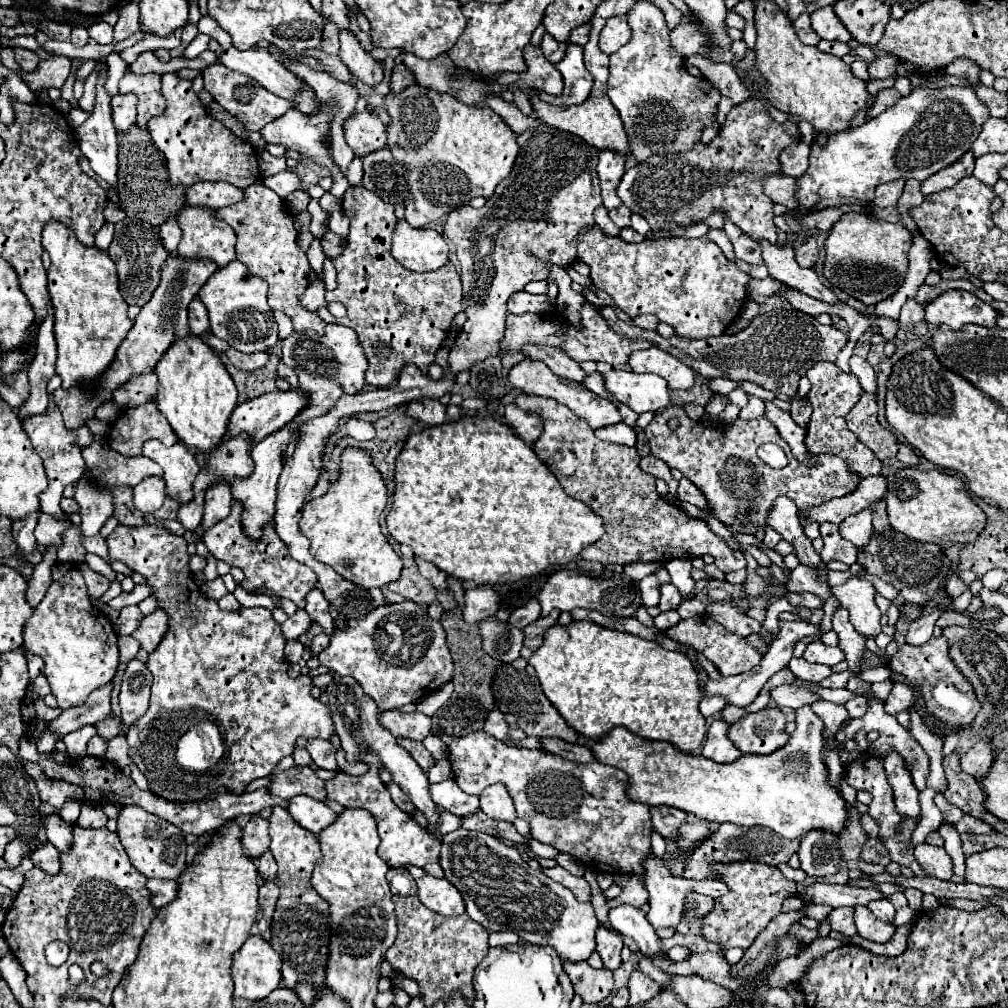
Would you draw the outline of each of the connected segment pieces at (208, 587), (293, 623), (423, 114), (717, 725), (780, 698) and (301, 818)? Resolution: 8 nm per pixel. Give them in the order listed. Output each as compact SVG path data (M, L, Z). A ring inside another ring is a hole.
M218 576L215 580L204 584L201 590L206 598L216 601L220 600L228 593L221 576Z
M300 609L281 625L282 633L284 633L287 640L298 639L299 636L310 627L310 625L300 625L300 621L298 621L298 611L300 611Z
M412 85L400 95L386 95L386 109L392 117L388 147L394 159L404 165L412 193L406 203L406 221L412 227L436 221L472 197L488 199L514 167L518 157L516 135L488 107L468 107L452 95Z
M716 719L708 733L706 733L706 743L702 747L702 755L706 759L712 759L716 763L734 763L736 759L742 757L738 747L728 739L728 727L730 723Z
M778 685L778 687L770 689L770 697L780 707L790 707L790 709L798 709L802 705L810 705L812 701L818 699L816 693L810 693L806 689L798 689L796 685Z
M296 795L296 799L288 799L288 813L298 825L312 833L322 831L336 819L334 811L316 799L308 799L308 795Z

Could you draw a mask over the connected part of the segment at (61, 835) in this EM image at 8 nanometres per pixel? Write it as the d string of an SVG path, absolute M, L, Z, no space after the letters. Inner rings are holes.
M48 815L46 817L48 841L54 847L58 847L60 851L68 851L68 847L72 845L72 831L74 831L74 825L66 823L62 817L58 817L58 815Z

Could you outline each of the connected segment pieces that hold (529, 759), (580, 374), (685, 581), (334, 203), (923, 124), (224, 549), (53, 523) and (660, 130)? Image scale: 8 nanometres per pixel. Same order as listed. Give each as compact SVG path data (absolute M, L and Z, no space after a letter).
M474 731L466 737L456 739L450 745L448 761L452 765L456 783L468 795L480 795L484 787L492 783L504 783L514 799L518 817L528 821L532 837L556 847L560 853L568 853L586 869L606 873L628 873L628 875L644 873L642 863L644 859L648 859L648 855L652 855L650 807L644 803L632 803L632 799L624 795L624 783L628 783L628 775L624 775L624 771L616 771L616 767L604 767L604 763L596 761L574 763L544 749L514 747L508 745L506 741L492 739L492 735L488 735L486 731Z
M526 345L522 349L524 355L528 355L530 359L536 359L536 361L544 361L556 375L568 379L568 381L576 381L576 383L584 383L586 379L586 371L580 367L580 363L572 361L564 351L556 349L556 347L530 347Z
M672 559L672 561L666 563L666 569L670 573L672 583L680 591L680 595L688 597L694 591L694 587L696 587L696 581L690 575L690 571L692 571L690 559Z
M325 192L319 201L320 207L324 209L324 211L328 213L333 213L336 210L341 209L341 202L338 198L330 194L329 192Z
M948 87L948 89L940 89L938 93L936 91L934 93L922 93L922 89L914 89L908 97L902 97L896 105L888 107L884 113L866 121L864 125L860 125L856 129L848 129L848 131L828 135L826 145L818 145L814 141L812 151L810 151L810 167L804 175L796 177L794 199L798 201L798 207L784 215L786 225L792 229L790 245L796 253L798 265L800 267L814 267L818 257L820 257L820 249L818 249L820 231L812 231L808 237L804 237L802 219L806 215L818 213L826 207L844 205L844 203L870 205L878 185L888 183L888 181L896 181L900 177L918 179L918 181L928 179L936 171L940 171L940 169L948 167L950 163L954 163L956 159L960 159L964 155L964 151L972 147L976 135L980 133L982 123L988 117L990 117L990 113L988 113L986 105L982 105L982 101L976 97L976 93L968 87Z
M234 503L230 515L202 535L204 545L210 549L210 553L216 559L222 559L228 565L236 565L244 571L246 577L238 587L242 587L246 593L262 593L264 589L268 589L274 591L278 597L292 599L300 609L304 609L304 595L308 593L310 583L316 583L314 571L300 565L288 555L284 543L276 535L274 523L268 523L268 527L264 527L260 539L248 539L248 535L244 535L240 527L240 515L242 515L242 505Z
M42 513L38 519L38 525L36 525L36 539L44 547L54 545L58 549L62 545L62 533L66 529L70 529L70 521L66 519L66 515L64 515L64 519L56 519L52 515Z
M638 1L636 7L628 13L628 23L632 27L632 39L628 45L610 55L610 77L608 77L608 97L618 109L628 141L630 153L638 163L644 163L652 155L660 153L684 153L690 151L702 137L702 133L716 123L718 103L722 93L714 87L704 75L694 77L686 71L684 59L670 47L664 13L648 1Z

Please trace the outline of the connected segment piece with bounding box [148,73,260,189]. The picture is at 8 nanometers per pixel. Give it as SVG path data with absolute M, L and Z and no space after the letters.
M166 73L162 75L162 93L168 107L162 115L148 121L148 131L166 157L168 175L174 185L190 187L198 181L226 181L242 189L260 179L256 149L206 113L192 91L192 81L180 79L176 73Z

